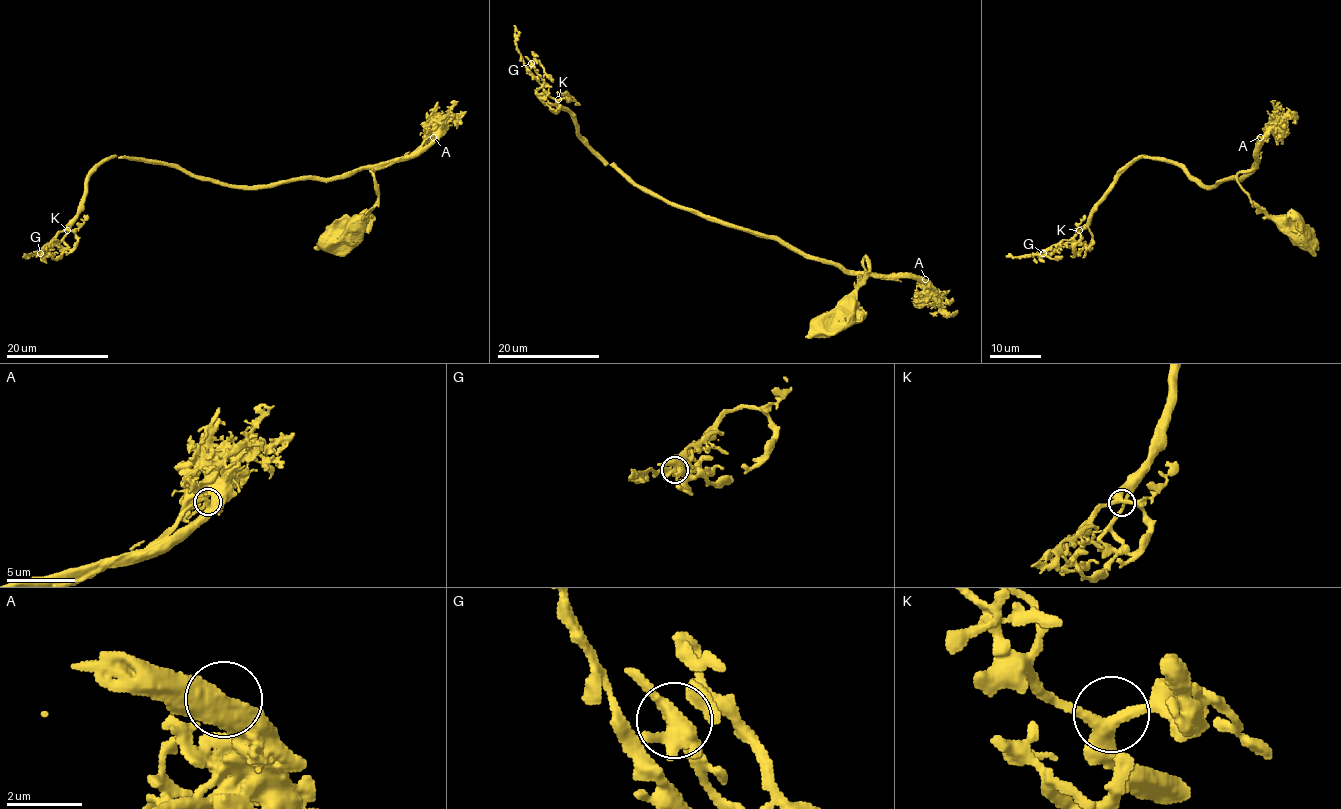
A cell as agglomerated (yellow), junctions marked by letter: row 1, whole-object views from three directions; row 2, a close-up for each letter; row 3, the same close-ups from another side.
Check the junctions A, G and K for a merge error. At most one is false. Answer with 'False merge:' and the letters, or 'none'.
False merge: none

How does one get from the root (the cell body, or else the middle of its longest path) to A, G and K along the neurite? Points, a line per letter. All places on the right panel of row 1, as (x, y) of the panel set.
A: (1304, 239), (1294, 241), (1250, 198), (1238, 181), (1239, 173), (1248, 172), (1256, 164), (1256, 142), (1259, 137)
G: (1304, 239), (1240, 186), (1252, 168), (1204, 186), (1180, 164), (1138, 156), (1091, 219), (1043, 253)
K: (1304, 239), (1294, 241), (1240, 186), (1238, 174), (1252, 168), (1204, 186), (1180, 164), (1143, 156), (1079, 230)

